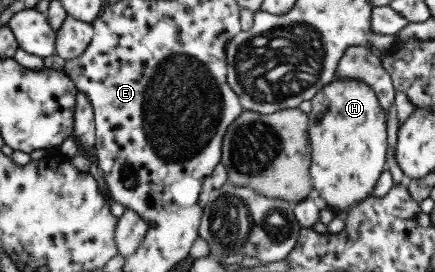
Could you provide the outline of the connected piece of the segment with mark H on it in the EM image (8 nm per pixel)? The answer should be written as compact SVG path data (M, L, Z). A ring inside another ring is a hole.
M334 78L310 100L307 139L312 188L335 217L346 215L353 204L369 196L385 170L386 122L375 93L363 81ZM327 100L327 106L321 104Z

